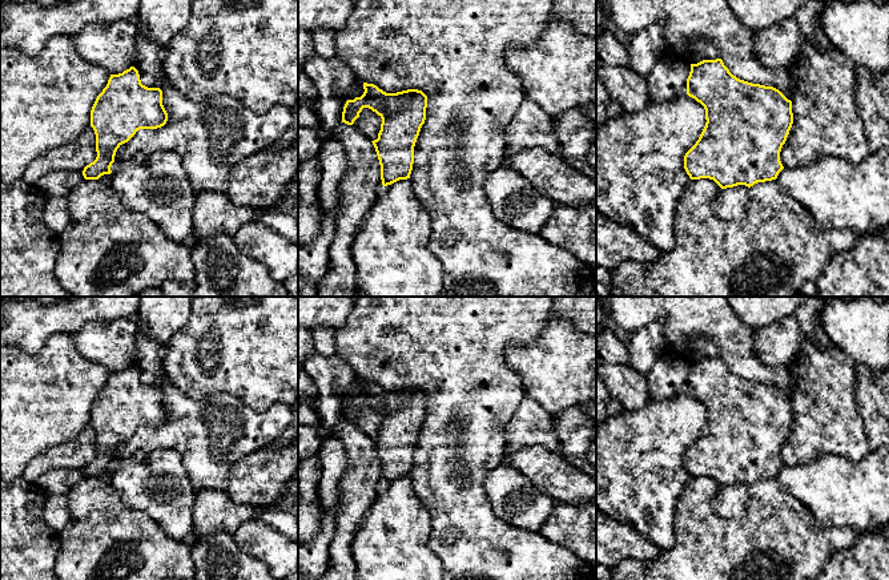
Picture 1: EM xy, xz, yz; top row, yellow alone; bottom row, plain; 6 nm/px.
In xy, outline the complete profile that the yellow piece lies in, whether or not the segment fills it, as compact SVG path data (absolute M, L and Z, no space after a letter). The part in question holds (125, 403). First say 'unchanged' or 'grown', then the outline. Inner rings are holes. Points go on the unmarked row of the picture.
unchanged; M134 364L110 372L90 408L90 424L96 432L97 455L83 468L85 478L110 472L117 447L140 427L157 427L166 422L162 388L141 382Z

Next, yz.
unchanged; M721 357L691 362L687 392L705 407L705 424L684 454L691 478L709 476L721 487L776 478L784 467L780 450L793 422L792 399L779 387L733 374Z

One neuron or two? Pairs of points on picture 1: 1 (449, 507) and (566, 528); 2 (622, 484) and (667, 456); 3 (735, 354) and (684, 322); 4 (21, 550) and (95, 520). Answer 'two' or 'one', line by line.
1: two
2: one
3: one
4: two

